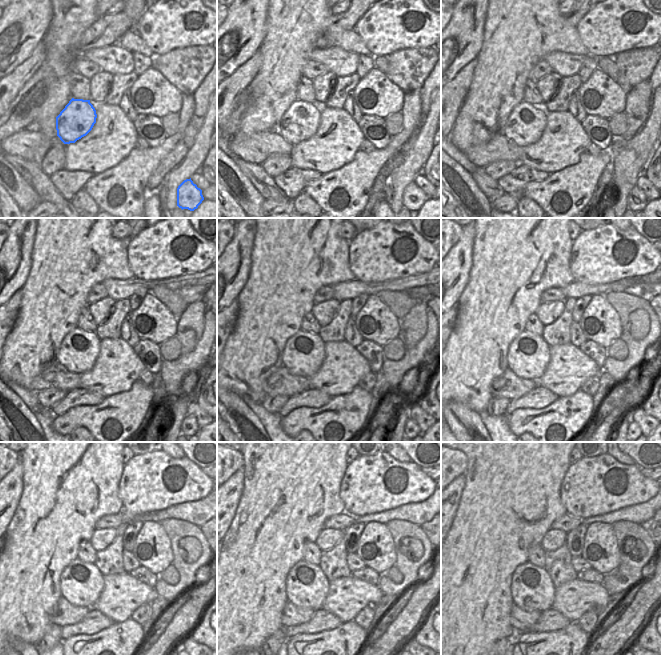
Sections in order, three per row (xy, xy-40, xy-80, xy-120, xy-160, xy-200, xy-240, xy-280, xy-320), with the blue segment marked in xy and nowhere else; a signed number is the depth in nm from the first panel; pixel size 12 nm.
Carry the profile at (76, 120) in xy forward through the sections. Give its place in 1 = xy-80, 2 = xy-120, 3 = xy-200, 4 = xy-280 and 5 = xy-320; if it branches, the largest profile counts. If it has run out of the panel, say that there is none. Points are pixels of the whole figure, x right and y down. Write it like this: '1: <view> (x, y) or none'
1: xy-80 (526, 123)
2: xy-120 (78, 352)
3: xy-200 (528, 355)
4: xy-280 (307, 586)
5: xy-320 (532, 588)

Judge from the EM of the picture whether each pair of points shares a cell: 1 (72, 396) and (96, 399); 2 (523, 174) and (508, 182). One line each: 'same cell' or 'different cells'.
1: same cell
2: same cell

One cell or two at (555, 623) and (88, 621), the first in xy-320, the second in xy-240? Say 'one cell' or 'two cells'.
one cell

